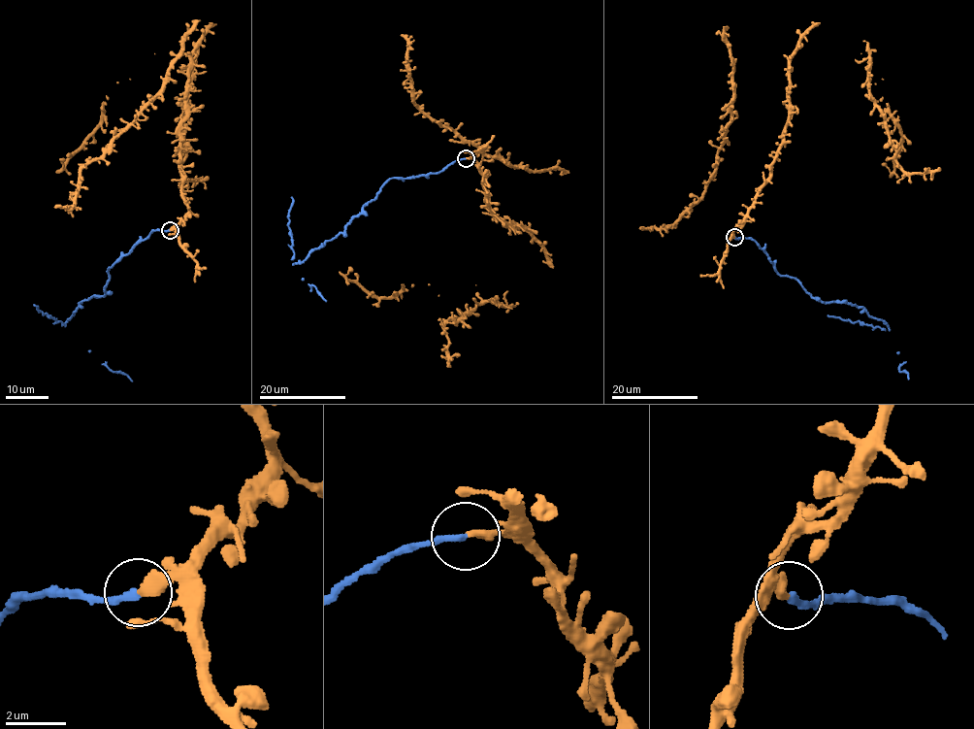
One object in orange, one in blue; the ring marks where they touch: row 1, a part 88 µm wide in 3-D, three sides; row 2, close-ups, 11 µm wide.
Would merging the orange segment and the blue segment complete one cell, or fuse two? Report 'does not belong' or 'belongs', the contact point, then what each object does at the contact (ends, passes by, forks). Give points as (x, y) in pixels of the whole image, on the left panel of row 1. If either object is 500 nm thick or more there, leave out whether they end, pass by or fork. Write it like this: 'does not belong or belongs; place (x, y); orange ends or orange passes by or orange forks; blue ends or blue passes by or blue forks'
does not belong; place (170, 230); orange ends; blue ends

